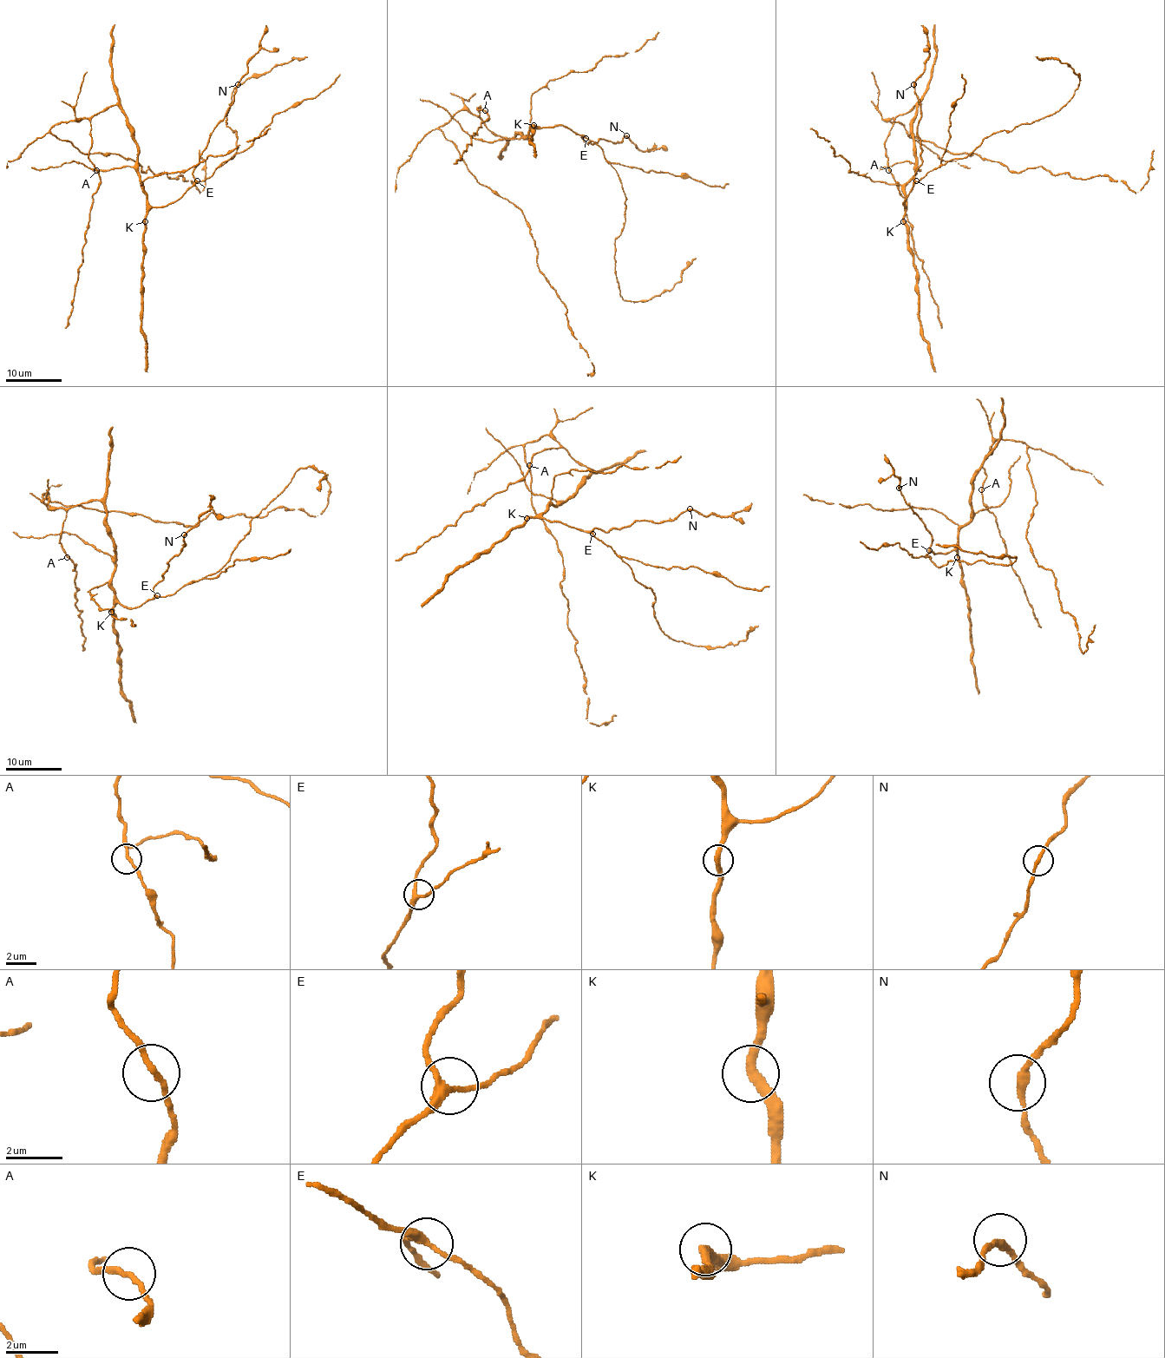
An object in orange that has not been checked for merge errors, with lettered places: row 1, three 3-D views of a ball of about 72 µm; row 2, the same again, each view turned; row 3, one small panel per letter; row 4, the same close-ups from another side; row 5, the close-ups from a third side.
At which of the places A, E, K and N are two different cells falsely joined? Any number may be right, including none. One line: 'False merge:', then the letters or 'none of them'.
False merge: none of them

